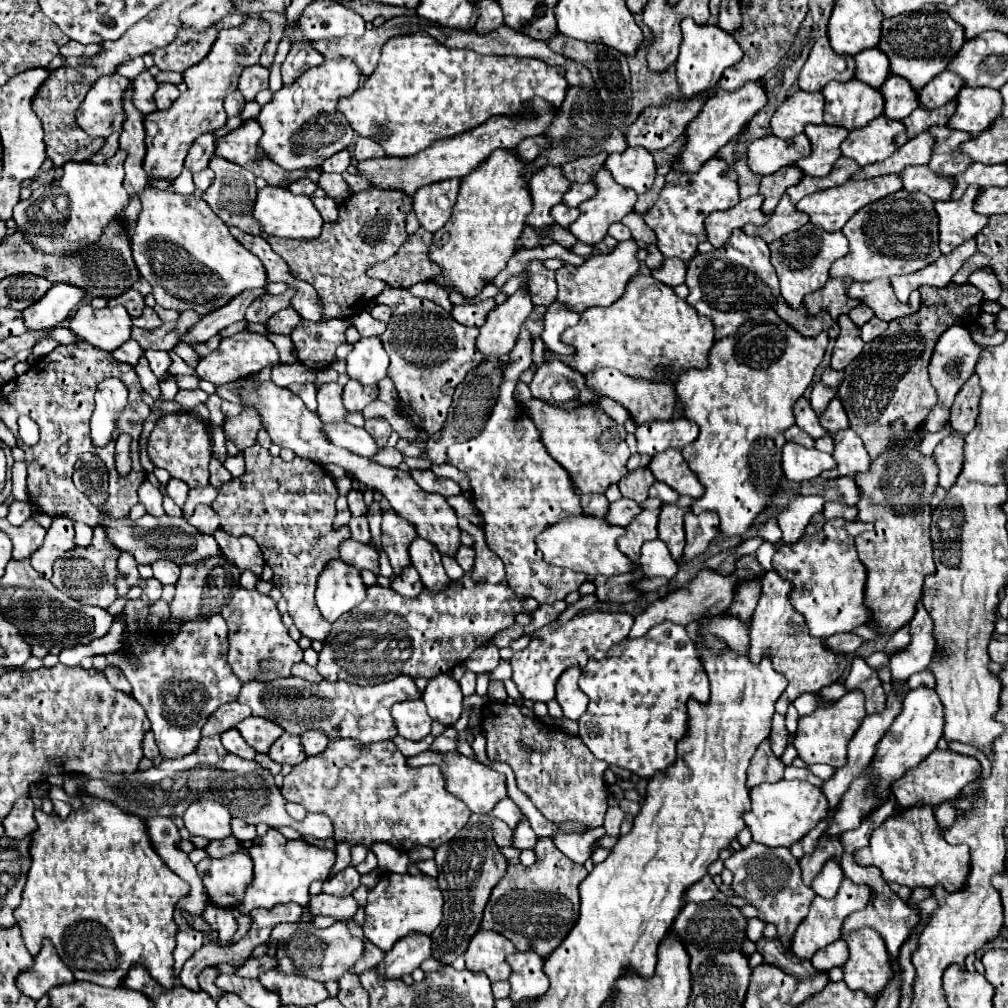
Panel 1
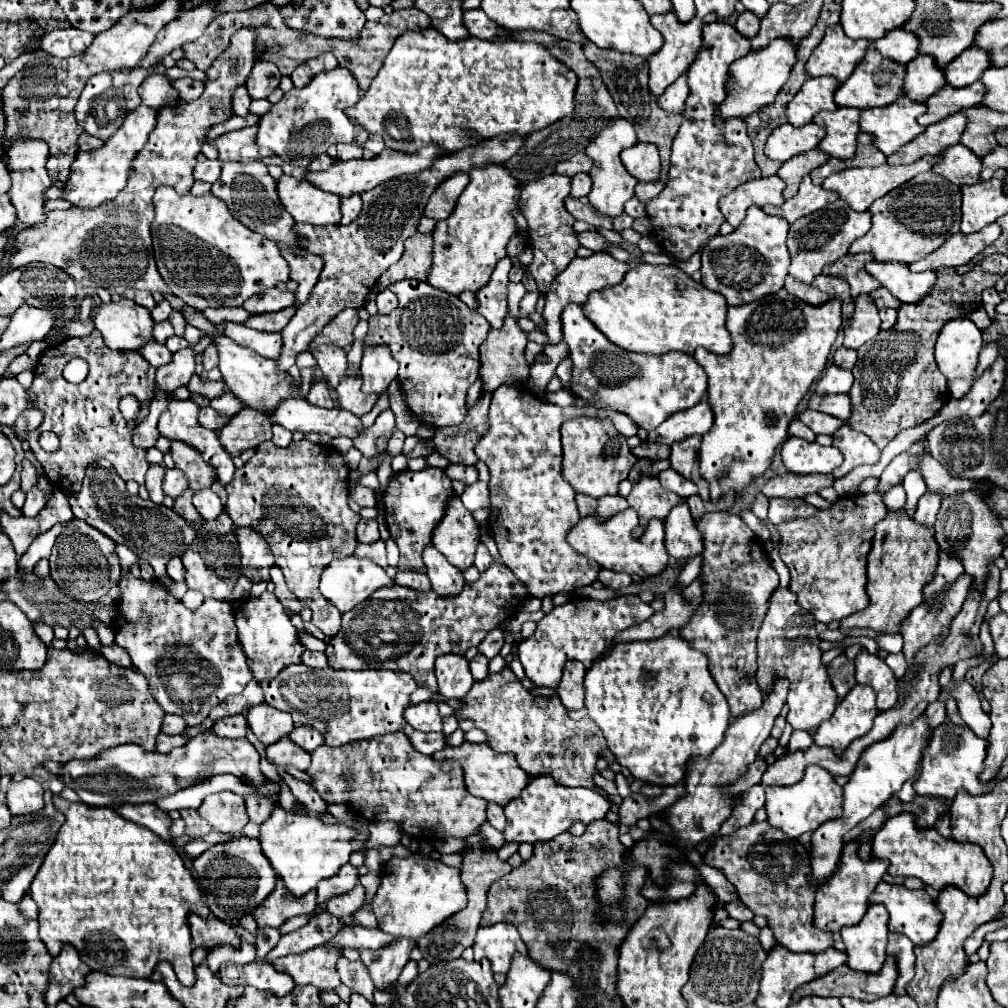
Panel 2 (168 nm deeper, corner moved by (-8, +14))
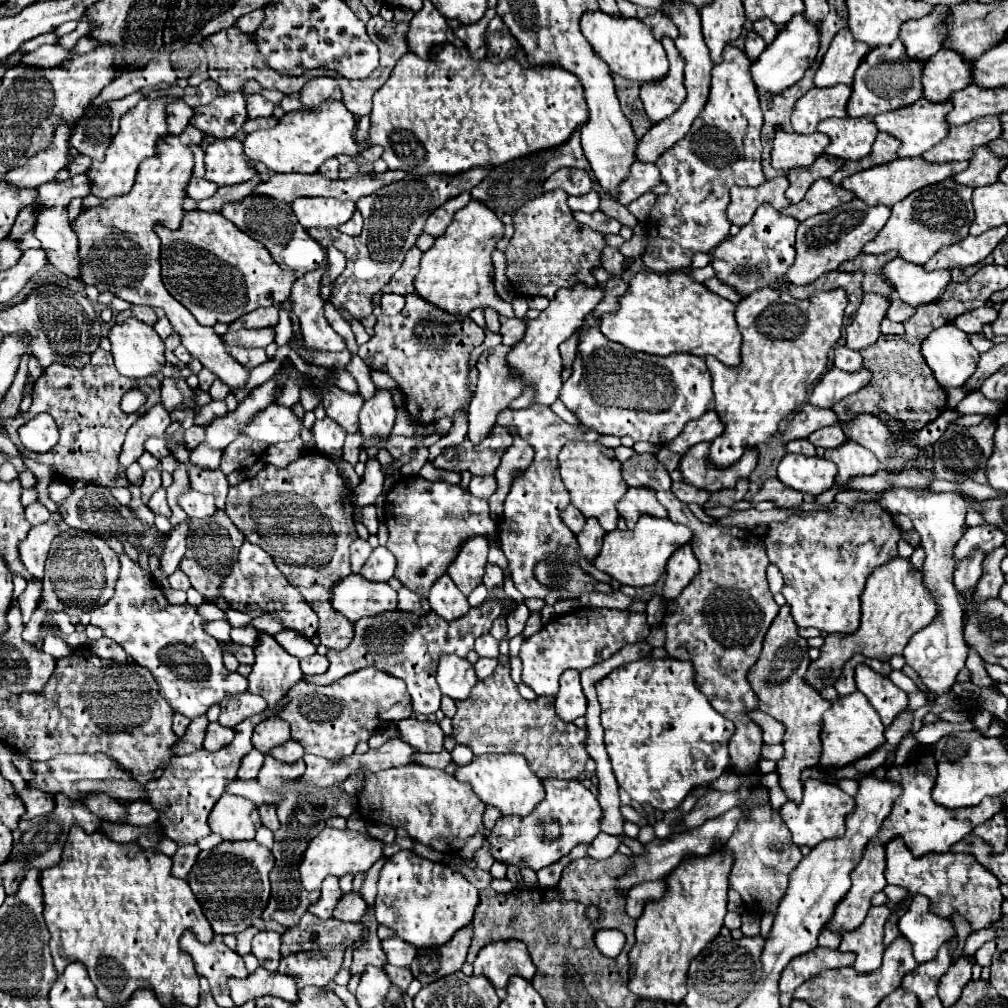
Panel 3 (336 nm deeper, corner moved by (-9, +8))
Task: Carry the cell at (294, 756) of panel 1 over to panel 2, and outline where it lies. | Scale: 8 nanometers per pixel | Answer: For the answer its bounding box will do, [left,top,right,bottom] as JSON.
[265,738,311,772]

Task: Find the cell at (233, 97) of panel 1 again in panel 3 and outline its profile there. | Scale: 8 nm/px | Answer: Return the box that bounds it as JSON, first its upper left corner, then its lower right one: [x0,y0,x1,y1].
[192,92,248,138]

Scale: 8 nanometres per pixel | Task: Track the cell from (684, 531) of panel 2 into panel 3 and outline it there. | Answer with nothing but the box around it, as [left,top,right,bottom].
[664,544,698,598]

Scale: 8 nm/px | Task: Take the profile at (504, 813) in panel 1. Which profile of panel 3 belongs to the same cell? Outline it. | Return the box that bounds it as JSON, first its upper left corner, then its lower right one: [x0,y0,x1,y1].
[488,780,602,870]

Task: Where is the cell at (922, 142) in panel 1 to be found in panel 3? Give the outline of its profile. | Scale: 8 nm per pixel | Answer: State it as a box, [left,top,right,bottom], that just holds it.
[922,116,1000,164]

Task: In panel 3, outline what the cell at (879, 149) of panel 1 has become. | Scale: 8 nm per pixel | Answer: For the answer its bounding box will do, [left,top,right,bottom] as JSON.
[874,98,950,158]

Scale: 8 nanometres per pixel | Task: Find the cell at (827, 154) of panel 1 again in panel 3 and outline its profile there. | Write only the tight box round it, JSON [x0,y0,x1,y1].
[818,118,878,160]

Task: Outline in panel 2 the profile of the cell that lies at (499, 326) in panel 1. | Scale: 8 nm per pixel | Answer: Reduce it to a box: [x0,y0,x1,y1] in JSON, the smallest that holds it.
[481,316,529,392]

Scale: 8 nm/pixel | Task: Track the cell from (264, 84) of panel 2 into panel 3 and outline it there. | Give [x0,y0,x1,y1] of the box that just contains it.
[246,94,274,118]

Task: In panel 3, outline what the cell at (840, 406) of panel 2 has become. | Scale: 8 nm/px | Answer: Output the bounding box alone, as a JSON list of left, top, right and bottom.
[784,402,838,442]

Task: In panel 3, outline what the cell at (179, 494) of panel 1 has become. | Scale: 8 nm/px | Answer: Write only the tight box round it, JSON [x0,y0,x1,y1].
[148,488,172,516]

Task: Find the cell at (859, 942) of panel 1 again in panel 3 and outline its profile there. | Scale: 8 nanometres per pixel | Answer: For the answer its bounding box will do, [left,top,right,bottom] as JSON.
[840,906,890,974]

